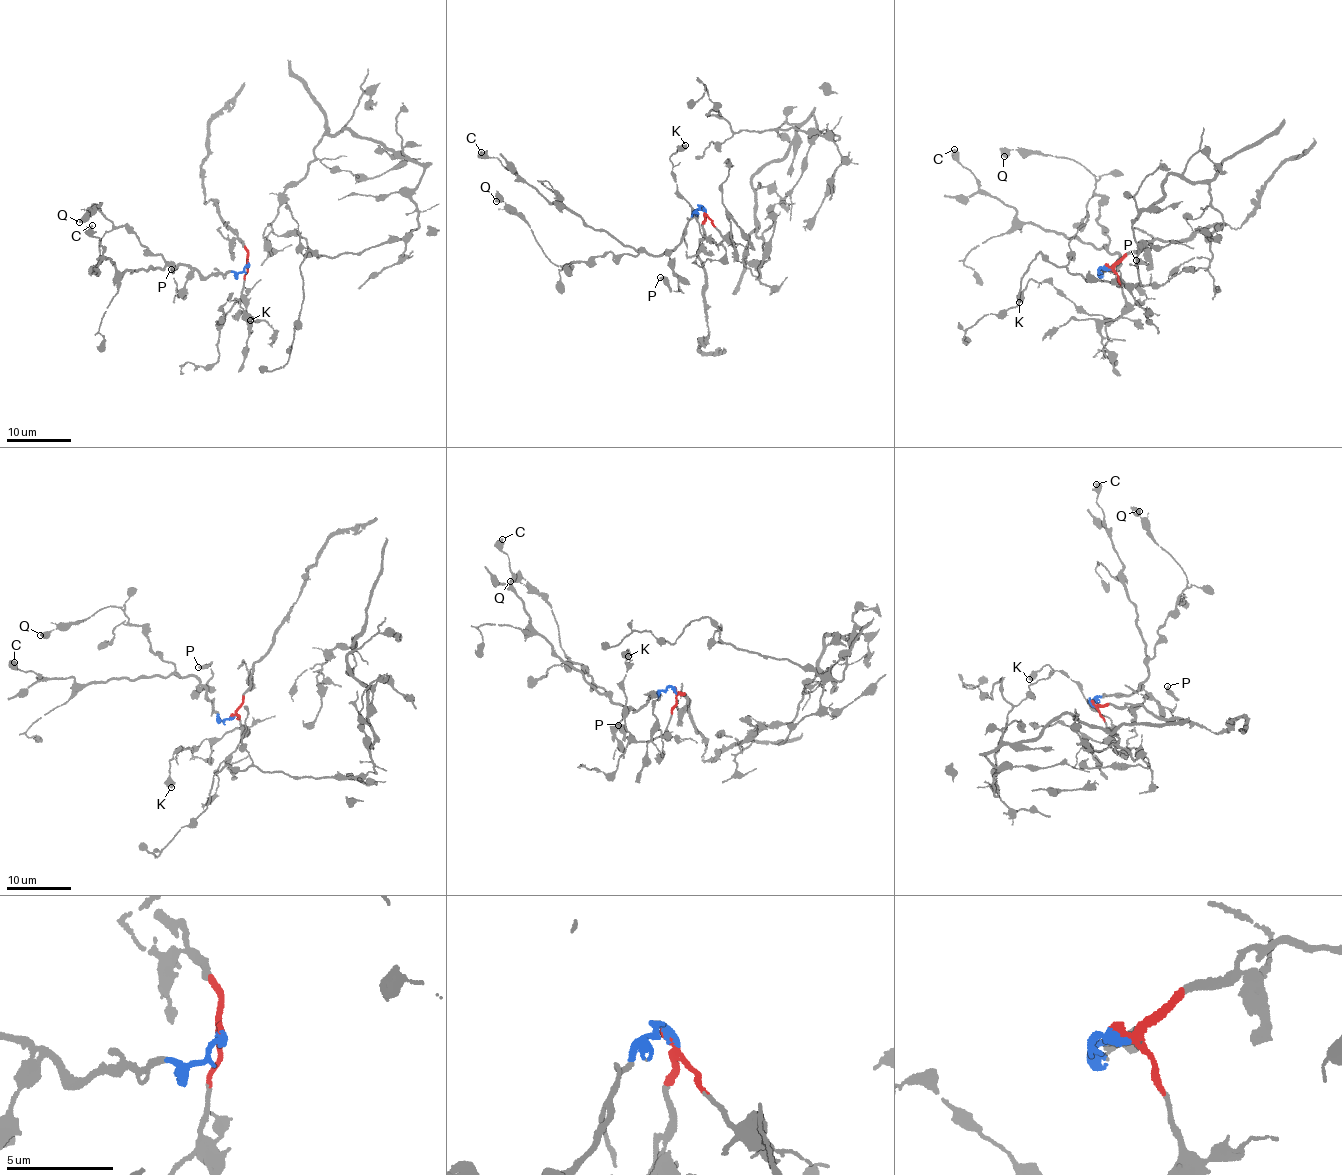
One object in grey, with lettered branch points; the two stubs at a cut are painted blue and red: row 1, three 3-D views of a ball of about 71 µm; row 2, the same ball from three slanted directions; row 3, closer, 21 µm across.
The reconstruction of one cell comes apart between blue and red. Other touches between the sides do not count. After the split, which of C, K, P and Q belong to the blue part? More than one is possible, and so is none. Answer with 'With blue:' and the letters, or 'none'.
With blue: C, P, Q

